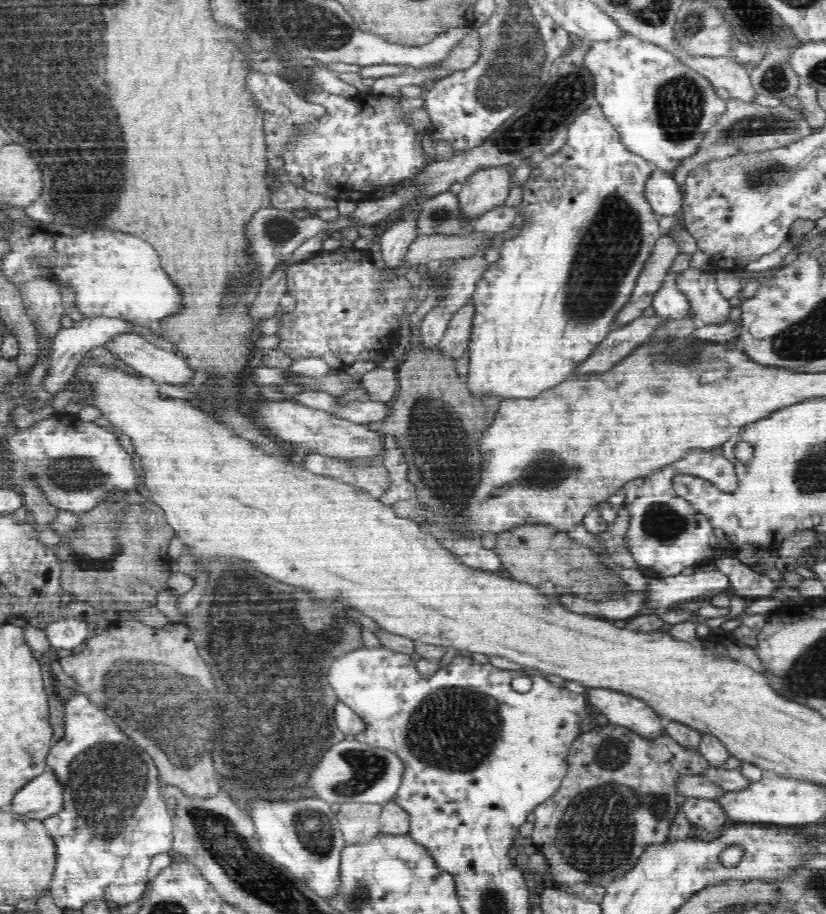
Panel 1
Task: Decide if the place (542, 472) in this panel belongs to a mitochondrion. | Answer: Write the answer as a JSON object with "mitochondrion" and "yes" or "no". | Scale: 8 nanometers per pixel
{"mitochondrion":"yes"}

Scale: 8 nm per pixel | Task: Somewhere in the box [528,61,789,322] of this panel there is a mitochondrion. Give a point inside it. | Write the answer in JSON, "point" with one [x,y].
{"point":[680,102]}

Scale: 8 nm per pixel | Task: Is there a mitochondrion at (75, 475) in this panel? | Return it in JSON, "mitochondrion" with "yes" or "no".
{"mitochondrion":"yes"}

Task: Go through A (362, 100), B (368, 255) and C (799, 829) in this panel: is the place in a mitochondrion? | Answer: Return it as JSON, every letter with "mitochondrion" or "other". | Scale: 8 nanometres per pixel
{"A":"other","B":"other","C":"other"}

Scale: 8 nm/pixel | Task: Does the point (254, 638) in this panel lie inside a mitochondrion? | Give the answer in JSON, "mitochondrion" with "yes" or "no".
{"mitochondrion":"yes"}

